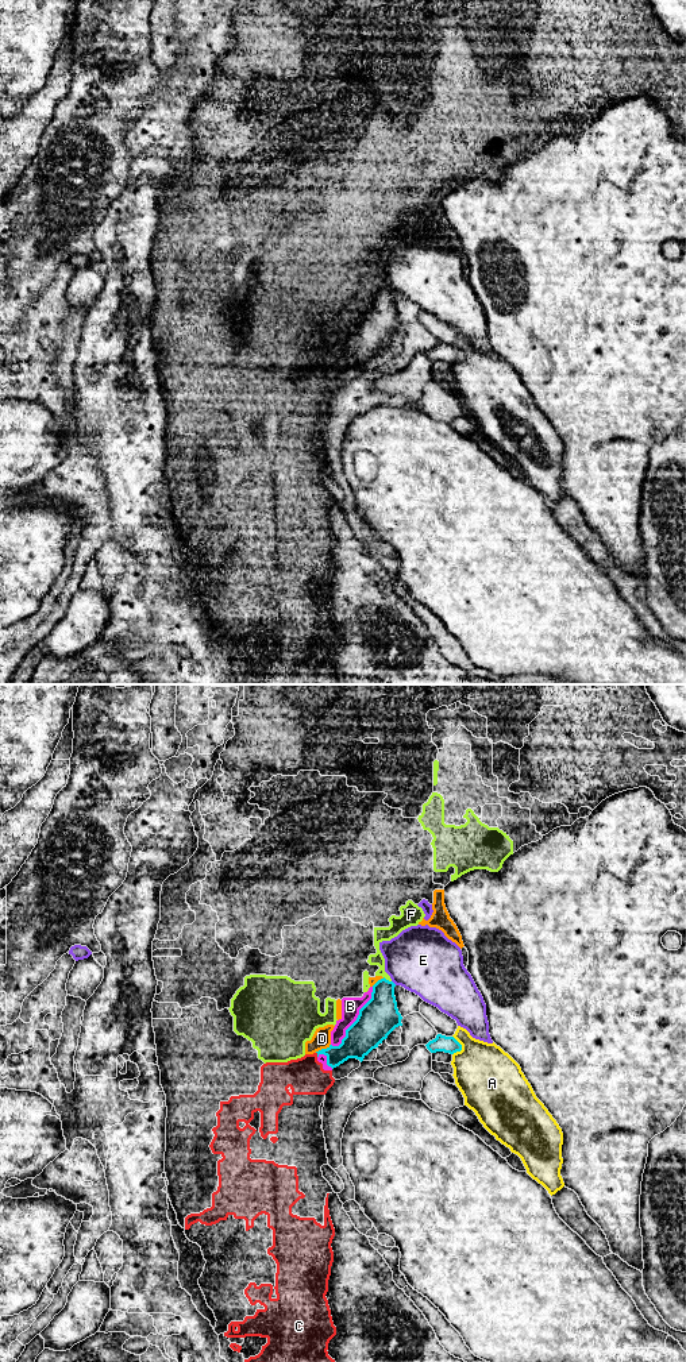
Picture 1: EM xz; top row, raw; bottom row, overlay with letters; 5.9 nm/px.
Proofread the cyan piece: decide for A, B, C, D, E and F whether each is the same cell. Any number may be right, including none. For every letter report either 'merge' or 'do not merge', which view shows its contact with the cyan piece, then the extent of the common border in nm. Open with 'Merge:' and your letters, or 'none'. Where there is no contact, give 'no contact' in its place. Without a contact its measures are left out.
Merge: none
A: do not merge | xz | 120 nm
B: do not merge | xz | 440 nm
C: do not merge | xz | 30 nm
D: do not merge | xz | 110 nm
E: do not merge | xz | 40 nm
F: do not merge | xz | 60 nm

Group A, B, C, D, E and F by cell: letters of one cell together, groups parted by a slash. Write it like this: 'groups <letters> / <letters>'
groups A / B C D F / E

